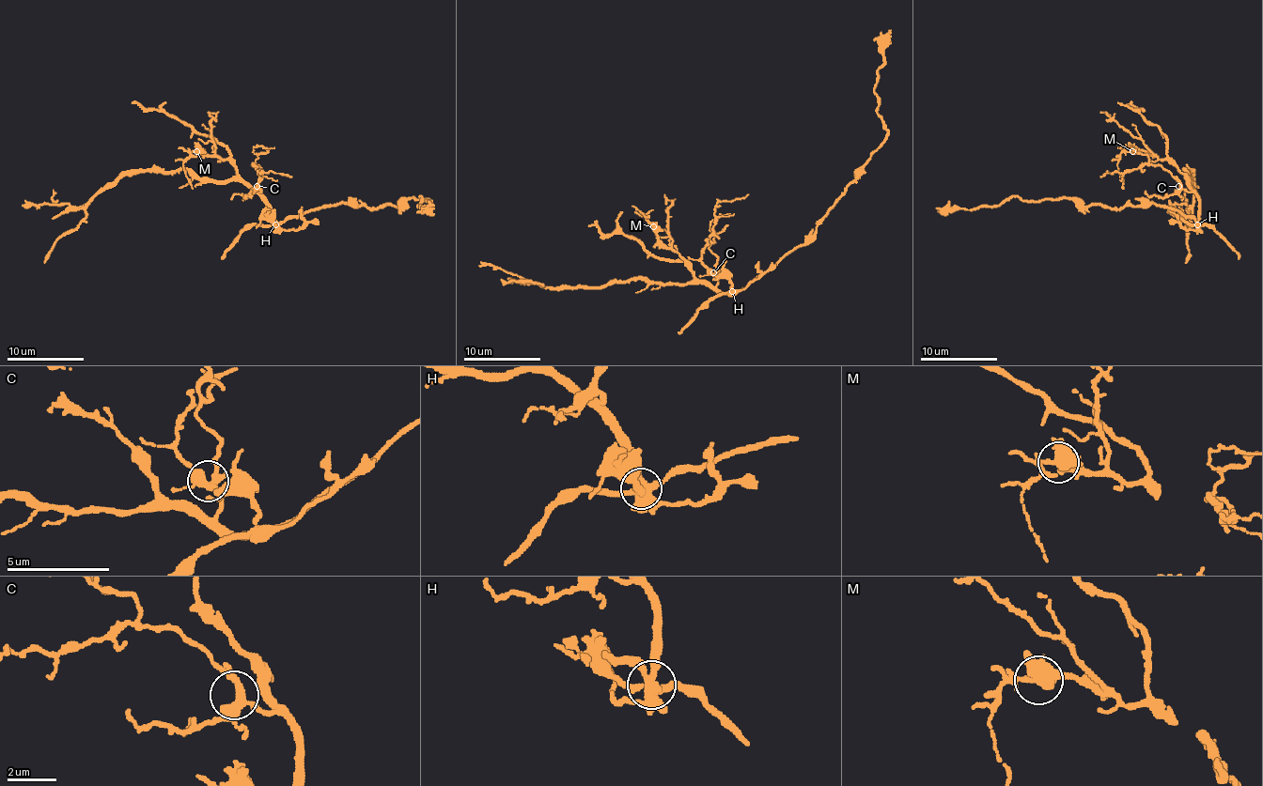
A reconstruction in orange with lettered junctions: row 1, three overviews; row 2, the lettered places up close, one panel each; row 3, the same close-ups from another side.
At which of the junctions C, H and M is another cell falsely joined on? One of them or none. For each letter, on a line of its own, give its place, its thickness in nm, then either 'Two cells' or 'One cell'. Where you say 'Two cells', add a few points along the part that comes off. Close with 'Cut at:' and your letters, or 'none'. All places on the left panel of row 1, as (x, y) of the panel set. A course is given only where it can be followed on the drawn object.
C: Place: (257, 186). Thickness 360 nm. One cell
H: Place: (275, 224). Thickness 440 nm. One cell
M: Place: (196, 151). Thickness 440 nm. One cell
Cut at: none

